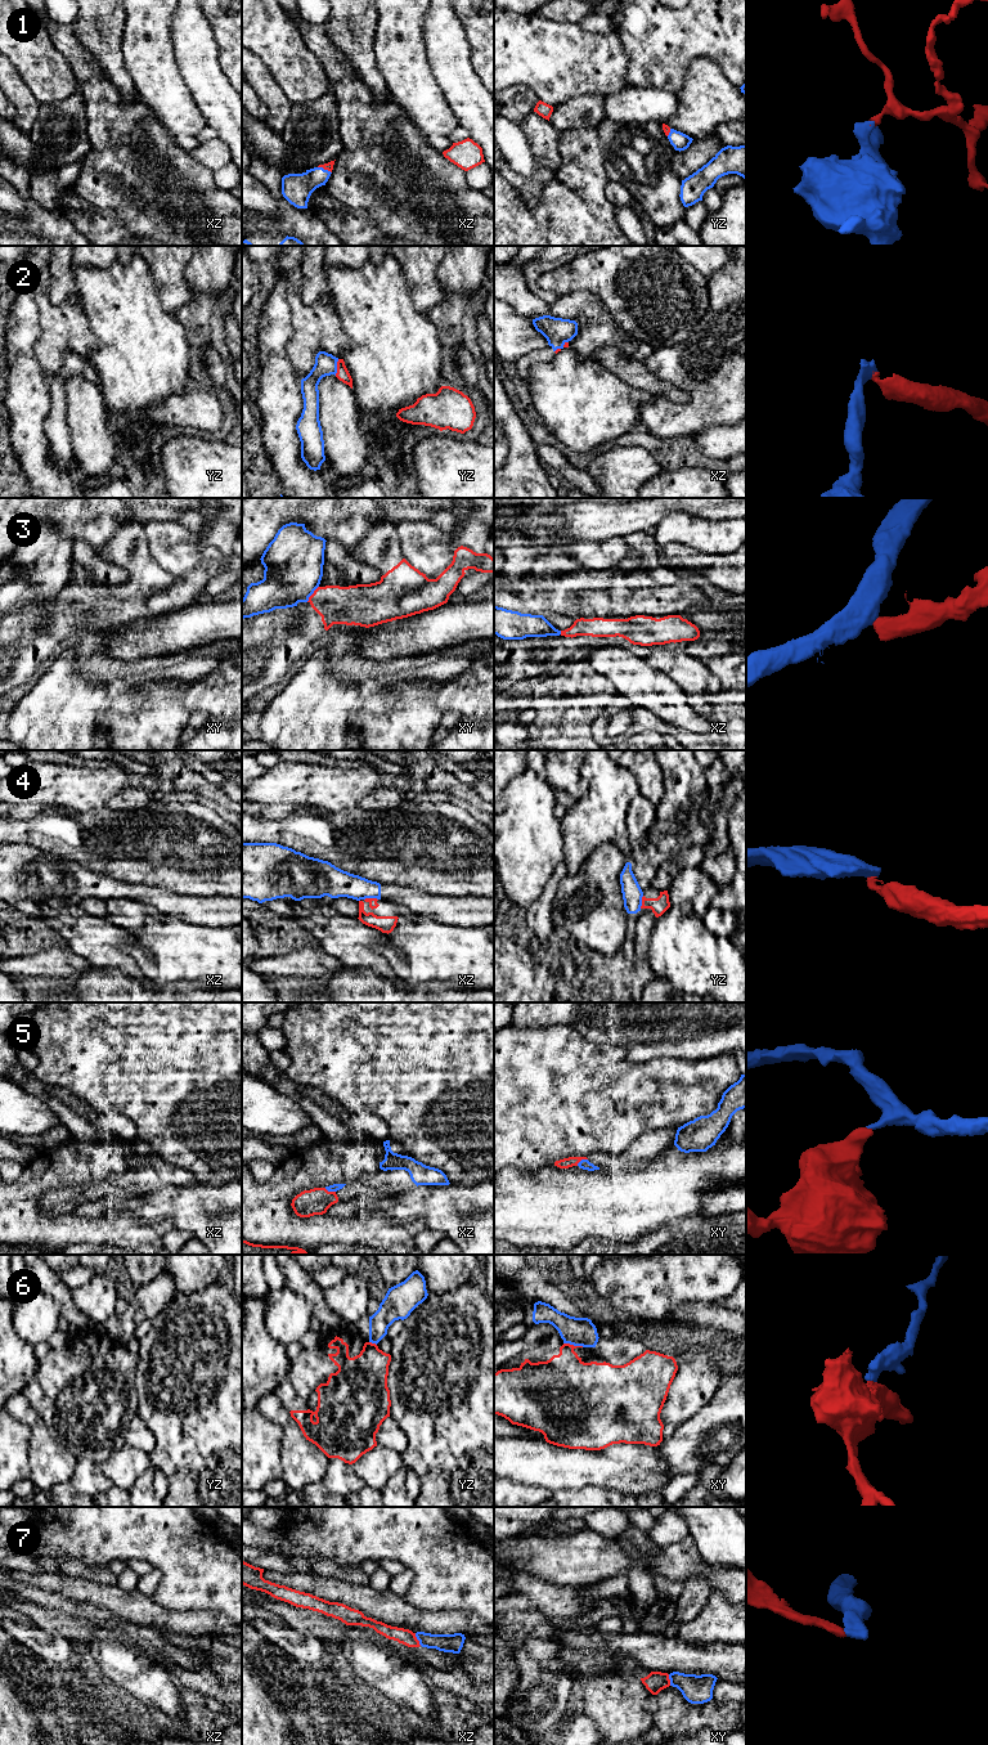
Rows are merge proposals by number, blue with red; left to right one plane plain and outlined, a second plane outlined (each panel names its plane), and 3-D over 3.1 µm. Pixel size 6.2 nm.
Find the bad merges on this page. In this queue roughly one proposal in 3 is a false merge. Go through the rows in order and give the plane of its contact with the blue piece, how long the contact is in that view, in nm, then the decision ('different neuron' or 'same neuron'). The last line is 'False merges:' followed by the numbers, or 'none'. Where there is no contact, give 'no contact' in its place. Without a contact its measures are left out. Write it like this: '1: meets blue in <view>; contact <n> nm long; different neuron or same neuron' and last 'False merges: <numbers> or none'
1: meets blue in xz; contact 100 nm long; different neuron
2: meets blue in yz; contact 110 nm long; same neuron
3: meets blue in xy; contact 130 nm long; different neuron
4: meets blue in xz; contact 90 nm long; different neuron
5: meets blue in xy; contact 80 nm long; same neuron
6: meets blue in xy; contact 130 nm long; different neuron
7: meets blue in xz; contact 90 nm long; different neuron
False merges: 1, 3, 4, 6, 7

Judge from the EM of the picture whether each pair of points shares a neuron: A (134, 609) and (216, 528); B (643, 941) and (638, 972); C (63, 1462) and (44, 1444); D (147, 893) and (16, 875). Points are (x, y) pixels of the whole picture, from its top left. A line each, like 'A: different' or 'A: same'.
A: different
B: same
C: same
D: same

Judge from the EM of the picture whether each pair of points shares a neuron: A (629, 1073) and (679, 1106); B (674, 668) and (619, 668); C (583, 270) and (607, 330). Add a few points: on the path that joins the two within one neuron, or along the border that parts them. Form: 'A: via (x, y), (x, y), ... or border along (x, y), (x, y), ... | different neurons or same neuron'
A: via (642, 1086), (650, 1094), (667, 1094) | same neuron
B: border along (645, 659), (651, 667), (664, 672), (678, 686) | different neurons
C: border along (564, 294), (591, 292), (606, 306), (612, 317) | different neurons

